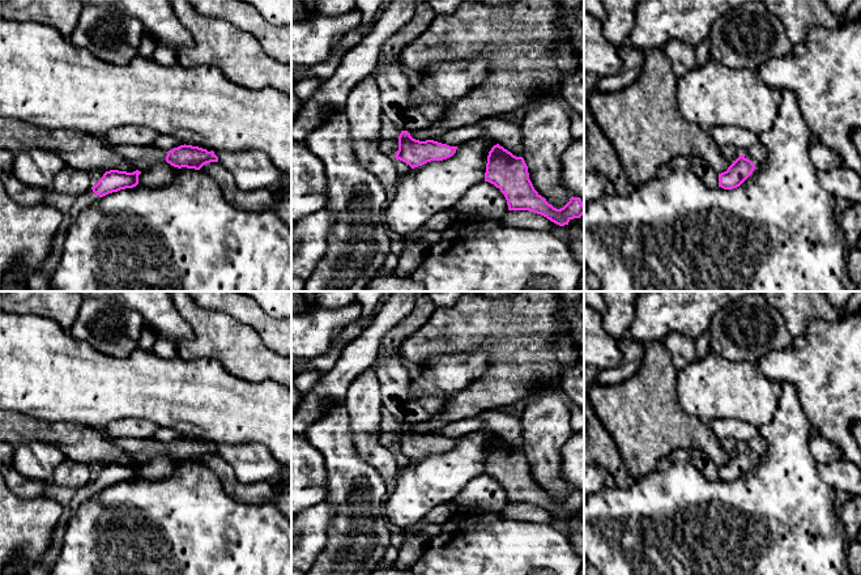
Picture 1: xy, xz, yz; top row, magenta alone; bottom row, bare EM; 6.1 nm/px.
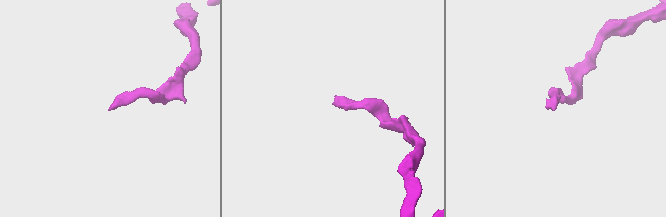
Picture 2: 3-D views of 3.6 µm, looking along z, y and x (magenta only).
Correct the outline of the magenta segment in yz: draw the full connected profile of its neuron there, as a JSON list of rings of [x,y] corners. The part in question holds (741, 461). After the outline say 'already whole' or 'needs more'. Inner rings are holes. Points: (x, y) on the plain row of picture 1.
[[[743,447],[739,448],[726,464],[719,467],[719,480],[733,482],[739,480],[754,464],[755,456]]] | already whole

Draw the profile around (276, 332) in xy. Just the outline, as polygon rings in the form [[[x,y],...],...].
[[[184,291],[200,307],[226,312],[253,328],[263,342],[285,357],[291,357],[291,318],[274,318],[252,298],[239,291]]]

